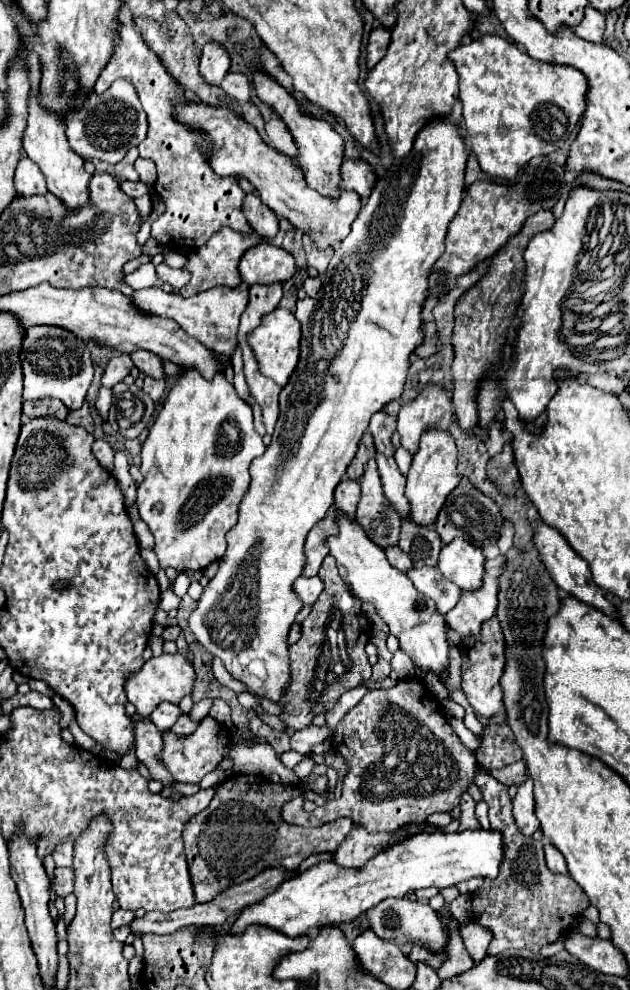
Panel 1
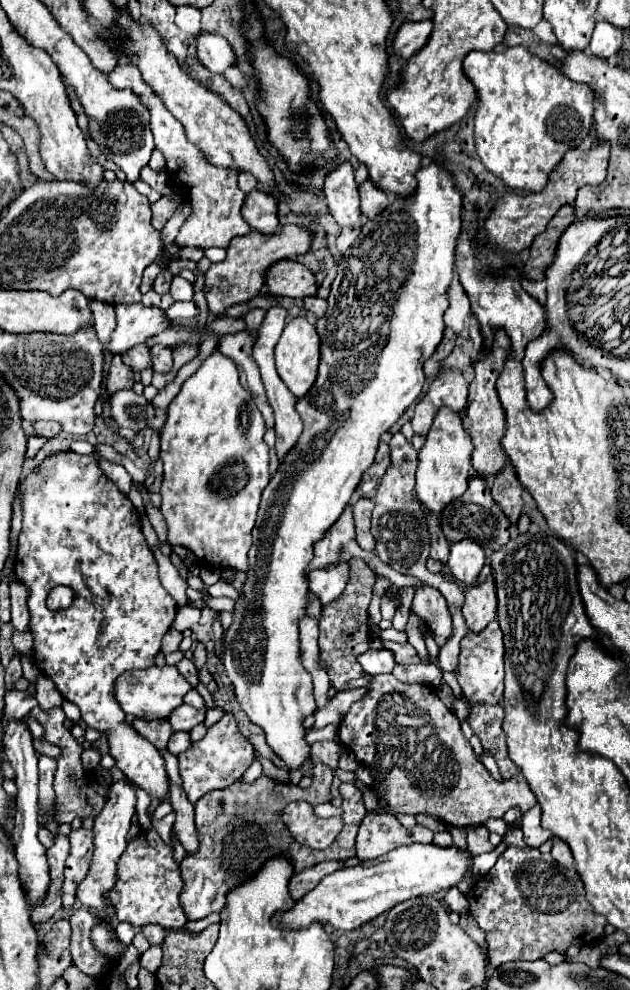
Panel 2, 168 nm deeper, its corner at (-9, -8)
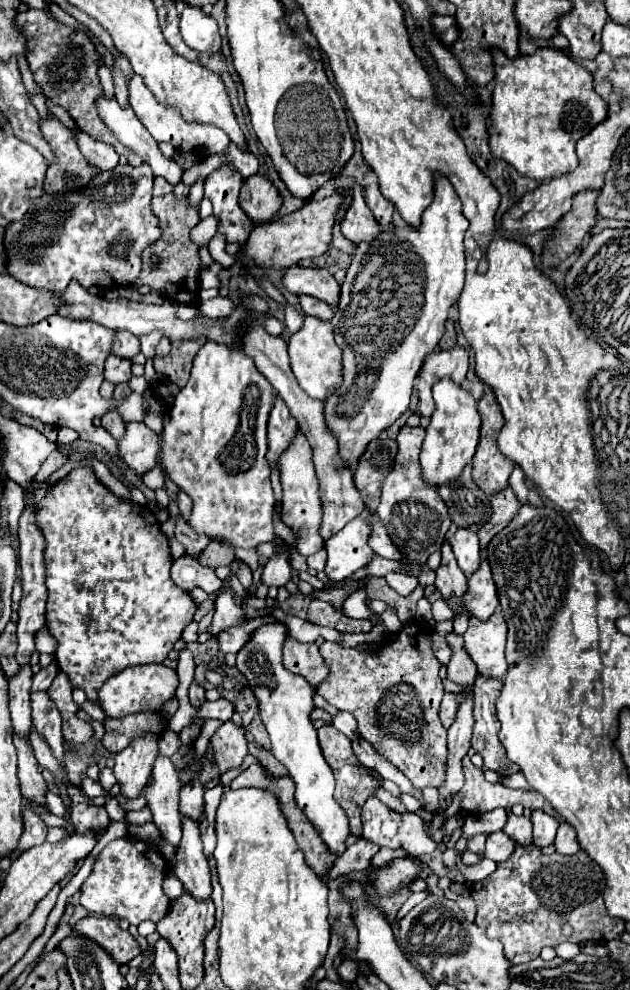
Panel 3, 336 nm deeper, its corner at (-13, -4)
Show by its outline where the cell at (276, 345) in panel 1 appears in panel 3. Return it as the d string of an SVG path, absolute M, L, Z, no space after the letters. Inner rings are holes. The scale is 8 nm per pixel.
M305 317L301 331L291 335L289 339L289 359L291 359L291 369L297 377L297 383L313 399L325 401L341 385L341 379L343 379L341 349L335 343L333 325L329 321L321 321L317 317Z

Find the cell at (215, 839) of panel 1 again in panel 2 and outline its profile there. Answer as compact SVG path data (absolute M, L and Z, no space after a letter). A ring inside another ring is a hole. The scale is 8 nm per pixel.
M319 763L313 773L313 783L309 789L299 789L297 785L279 783L267 775L261 775L255 783L233 783L225 789L211 791L203 795L195 803L195 827L199 835L199 851L185 853L181 861L181 877L185 881L183 893L181 893L181 907L185 909L185 915L189 921L197 921L207 917L209 913L223 911L227 903L227 893L257 875L261 867L279 855L287 855L295 867L295 873L303 871L305 867L313 867L321 861L341 861L355 855L355 835L367 813L362 792L352 783L348 782L347 797L343 799L343 814L345 825L331 847L325 851L319 849L307 849L305 845L299 845L289 829L281 821L281 811L287 803L305 799L312 806L331 801L330 787L332 783L332 771L327 765Z

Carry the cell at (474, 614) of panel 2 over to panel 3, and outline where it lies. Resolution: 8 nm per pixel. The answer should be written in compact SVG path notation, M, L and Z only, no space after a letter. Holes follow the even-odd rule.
M483 559L479 569L469 577L469 591L465 595L465 605L469 613L481 621L489 619L499 605L497 589L487 559Z

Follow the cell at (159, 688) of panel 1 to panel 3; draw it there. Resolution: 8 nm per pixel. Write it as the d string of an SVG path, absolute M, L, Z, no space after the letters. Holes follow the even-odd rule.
M137 665L137 667L127 667L125 671L109 677L101 691L97 693L97 703L103 709L107 717L125 717L129 713L139 713L139 711L153 711L157 713L161 709L161 703L169 701L169 697L175 695L175 689L179 685L177 673L165 665Z

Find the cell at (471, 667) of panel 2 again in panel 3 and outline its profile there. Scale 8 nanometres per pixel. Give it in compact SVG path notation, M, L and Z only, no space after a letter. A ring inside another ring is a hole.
M495 611L487 621L479 621L477 617L469 619L469 627L463 635L465 649L475 661L481 675L499 679L505 675L505 635L507 625L501 611Z

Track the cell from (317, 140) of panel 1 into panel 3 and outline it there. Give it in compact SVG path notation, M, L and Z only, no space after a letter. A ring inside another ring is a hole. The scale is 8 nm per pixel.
M357 185L353 187L353 201L345 213L341 231L355 245L359 245L361 241L373 241L381 233L381 227L375 221L371 209L367 207L367 203L363 199L363 191Z

